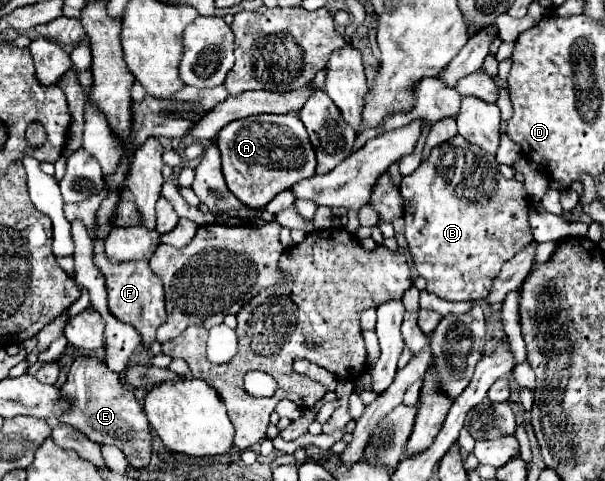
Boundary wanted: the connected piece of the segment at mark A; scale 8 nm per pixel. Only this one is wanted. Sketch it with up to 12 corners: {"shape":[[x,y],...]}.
{"shape":[[296,114],[218,132],[226,184],[248,208],[316,174]]}

